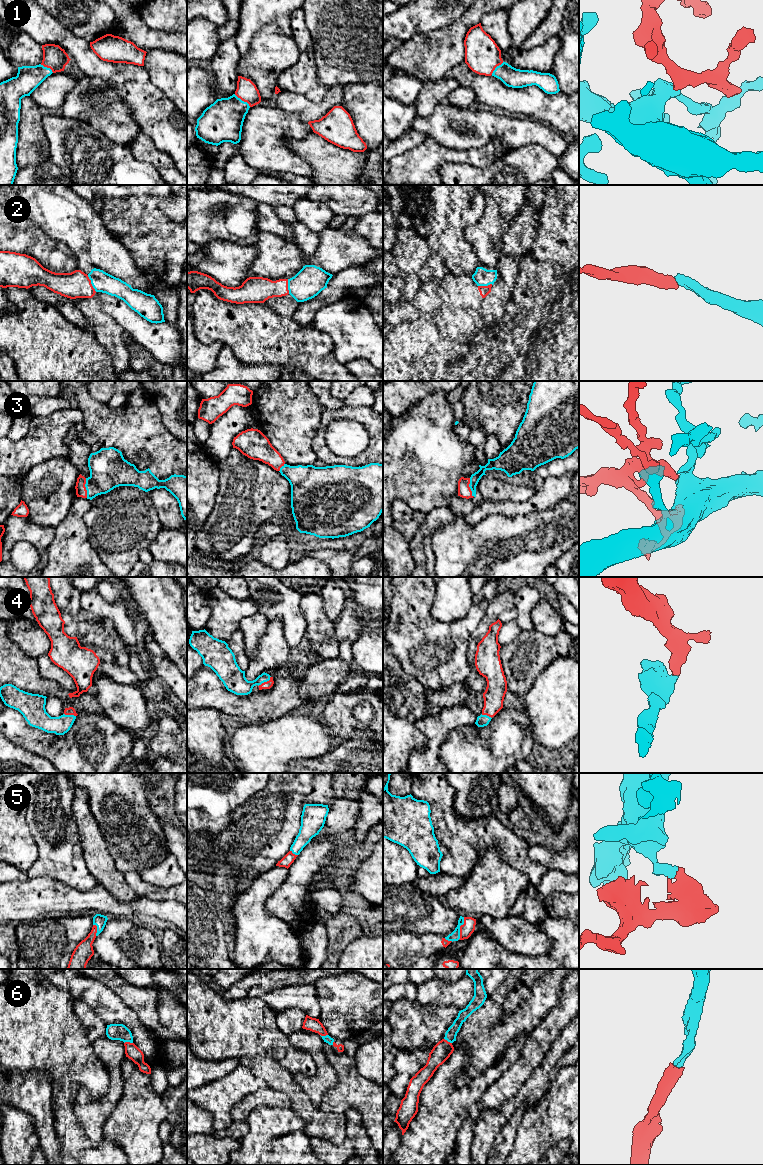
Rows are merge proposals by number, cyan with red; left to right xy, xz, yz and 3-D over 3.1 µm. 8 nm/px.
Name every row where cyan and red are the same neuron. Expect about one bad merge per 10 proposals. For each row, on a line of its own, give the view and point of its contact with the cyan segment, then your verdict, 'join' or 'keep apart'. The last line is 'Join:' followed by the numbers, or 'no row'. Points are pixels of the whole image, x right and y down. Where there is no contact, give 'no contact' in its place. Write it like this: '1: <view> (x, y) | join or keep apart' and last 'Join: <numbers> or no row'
1: xz (241, 100) | join
2: xy (91, 283) | join
3: xy (86, 488) | join
4: xz (265, 681) | join
5: yz (459, 928) | join
6: xy (128, 1041) | join
Join: 1, 2, 3, 4, 5, 6

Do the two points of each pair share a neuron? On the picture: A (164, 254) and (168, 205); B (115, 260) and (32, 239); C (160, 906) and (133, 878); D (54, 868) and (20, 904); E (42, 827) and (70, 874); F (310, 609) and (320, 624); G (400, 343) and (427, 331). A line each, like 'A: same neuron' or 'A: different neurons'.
A: different neurons
B: different neurons
C: different neurons
D: different neurons
E: same neuron
F: same neuron
G: same neuron

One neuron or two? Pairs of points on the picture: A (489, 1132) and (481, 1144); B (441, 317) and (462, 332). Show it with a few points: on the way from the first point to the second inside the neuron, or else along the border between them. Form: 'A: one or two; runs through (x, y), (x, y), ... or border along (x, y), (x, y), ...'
A: one; runs through (486, 1135), (482, 1141)
B: one; runs through (446, 320), (457, 327)

